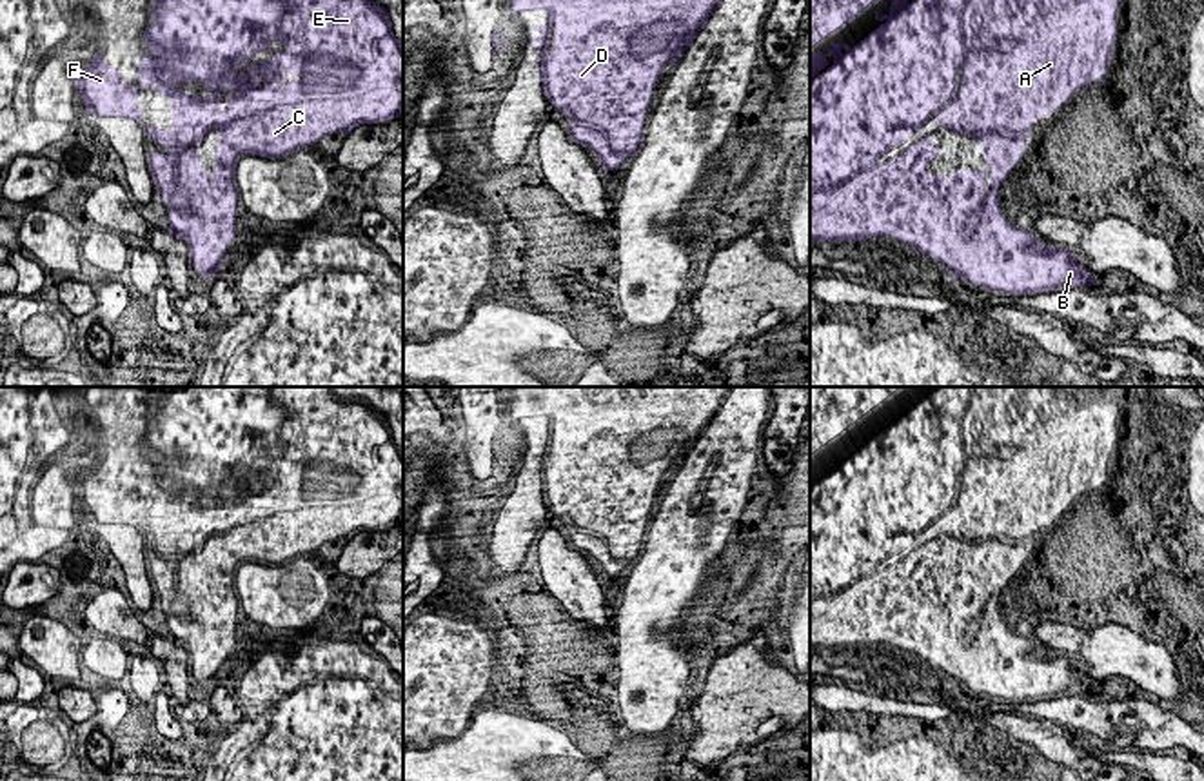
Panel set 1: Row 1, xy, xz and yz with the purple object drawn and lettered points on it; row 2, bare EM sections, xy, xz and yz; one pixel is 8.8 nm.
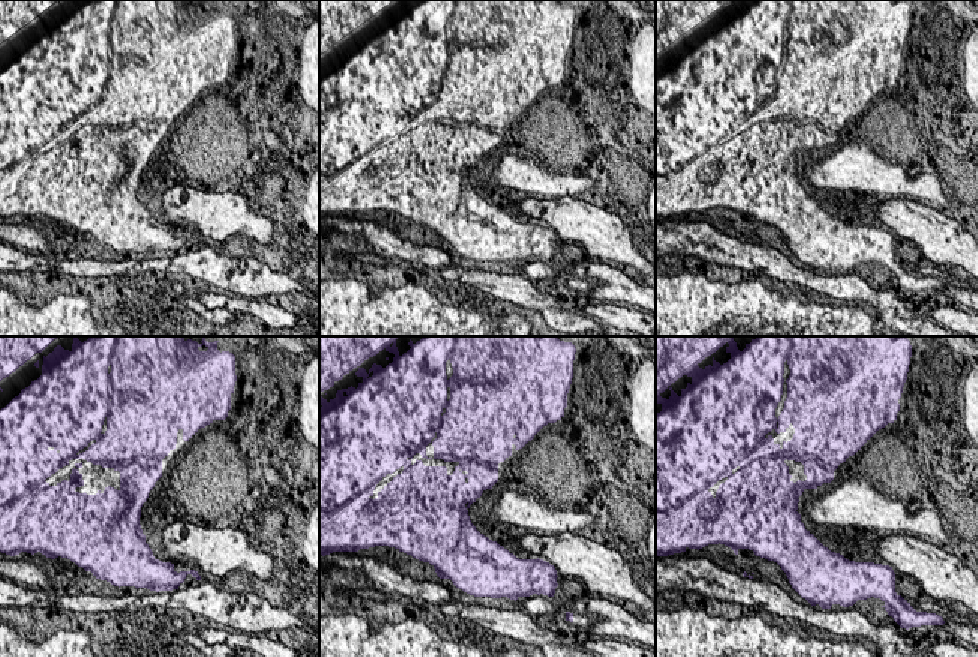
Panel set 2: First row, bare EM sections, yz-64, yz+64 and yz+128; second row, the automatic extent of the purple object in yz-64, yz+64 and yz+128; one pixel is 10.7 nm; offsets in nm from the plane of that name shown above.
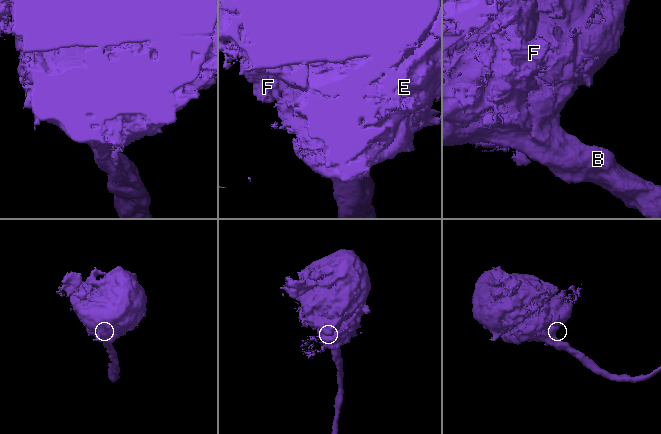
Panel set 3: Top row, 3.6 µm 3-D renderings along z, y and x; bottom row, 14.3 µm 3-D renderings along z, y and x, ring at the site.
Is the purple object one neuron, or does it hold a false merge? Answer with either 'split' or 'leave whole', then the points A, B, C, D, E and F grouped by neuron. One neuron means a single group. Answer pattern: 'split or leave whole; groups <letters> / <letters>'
leave whole; groups A B C D E F

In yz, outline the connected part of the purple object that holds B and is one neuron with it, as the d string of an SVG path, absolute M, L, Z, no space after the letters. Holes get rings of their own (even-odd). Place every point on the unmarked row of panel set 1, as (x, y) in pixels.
M810 387L810 454L826 447L834 438L841 436L850 425L857 423L873 409L879 410L890 400L893 401L890 420L881 421L875 418L875 427L879 427L881 432L857 452L850 454L848 450L841 452L830 449L832 456L826 461L821 458L814 461L810 460L810 650L855 650L872 643L888 643L892 647L899 647L901 650L913 652L933 668L942 668L950 674L952 683L961 685L962 690L984 692L1015 703L1024 701L1026 697L1061 697L1079 690L1086 696L1091 694L1093 683L1082 674L1079 663L1071 665L1070 657L1044 652L1031 639L1012 634L1006 623L1001 619L997 607L1002 603L999 598L1001 590L1026 559L1026 539L1031 538L1035 525L1053 521L1079 496L1106 485L1106 476L1110 474L1110 456L1115 452L1119 441L1117 401L1095 398L1086 387L937 387L930 396L919 389L917 405L910 410L903 396L903 387ZM932 521L937 523L941 536L952 536L957 543L979 545L979 554L986 559L986 572L990 574L988 581L973 576L955 579L953 583L928 579L926 574L941 559L941 554L932 552L932 541L910 552L899 565L893 565L886 572L881 568L881 563L892 554L899 554L904 547L921 539L921 534L930 530L926 525Z

